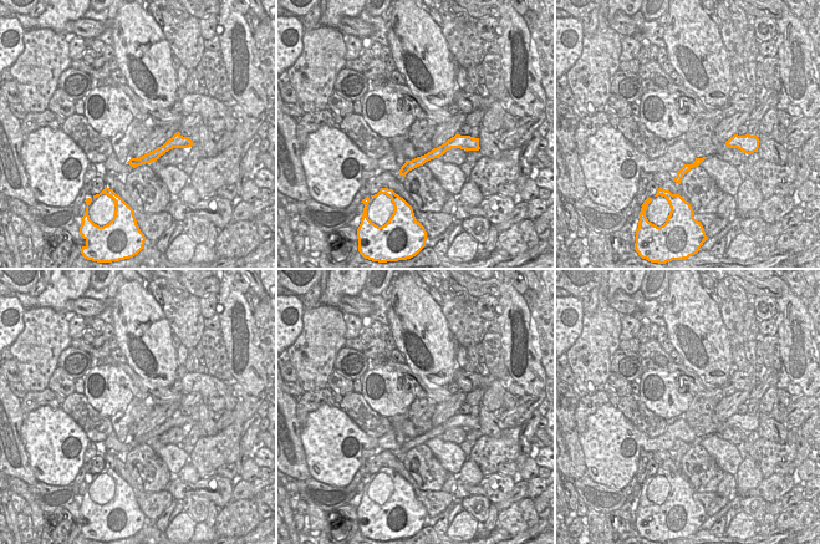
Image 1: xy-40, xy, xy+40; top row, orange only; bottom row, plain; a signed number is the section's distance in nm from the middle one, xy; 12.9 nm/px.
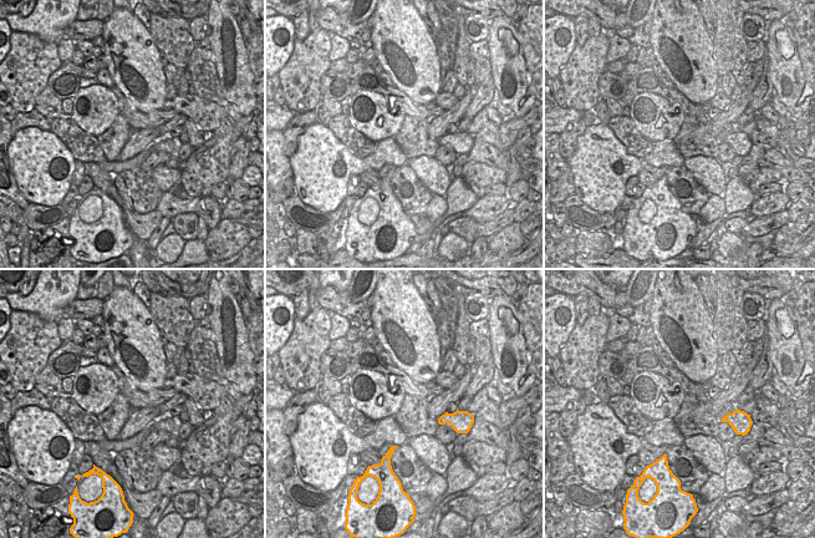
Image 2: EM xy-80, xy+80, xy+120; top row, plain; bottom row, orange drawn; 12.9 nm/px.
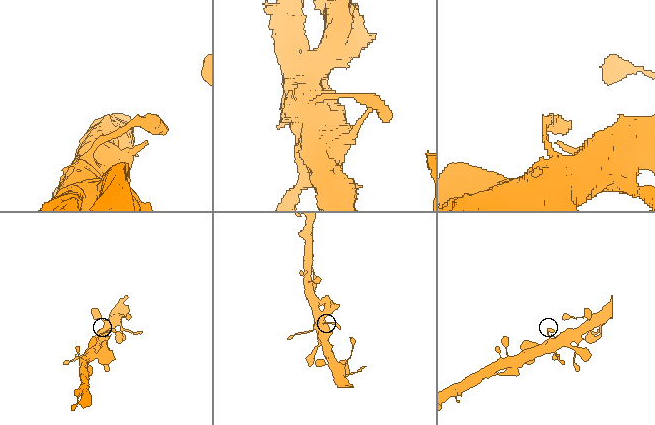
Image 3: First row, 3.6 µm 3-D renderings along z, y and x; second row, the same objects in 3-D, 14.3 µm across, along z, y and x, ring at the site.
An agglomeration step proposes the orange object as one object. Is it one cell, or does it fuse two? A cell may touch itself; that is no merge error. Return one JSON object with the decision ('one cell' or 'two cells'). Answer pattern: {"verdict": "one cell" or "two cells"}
{"verdict": "one cell"}

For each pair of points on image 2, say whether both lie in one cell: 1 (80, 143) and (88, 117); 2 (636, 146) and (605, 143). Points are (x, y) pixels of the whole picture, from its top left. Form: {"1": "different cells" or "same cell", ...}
{"1": "different cells", "2": "different cells"}

